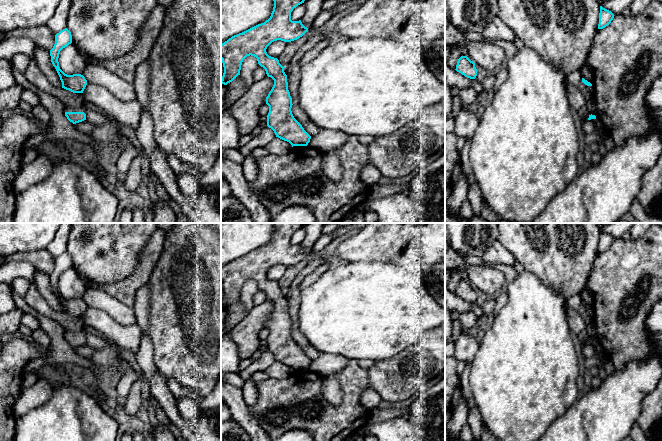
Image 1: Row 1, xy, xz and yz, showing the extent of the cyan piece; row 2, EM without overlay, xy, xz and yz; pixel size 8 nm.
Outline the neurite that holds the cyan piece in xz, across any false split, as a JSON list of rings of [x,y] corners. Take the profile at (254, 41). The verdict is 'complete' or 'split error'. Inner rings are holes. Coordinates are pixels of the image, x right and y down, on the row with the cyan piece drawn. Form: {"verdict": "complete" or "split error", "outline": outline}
{"verdict": "complete", "outline": [[[273,0],[274,7],[271,16],[264,23],[258,24],[242,33],[232,36],[221,44],[221,60],[224,67],[224,73],[221,79],[221,85],[227,85],[240,75],[241,65],[247,56],[257,58],[258,64],[263,67],[268,77],[274,80],[274,85],[266,97],[266,104],[269,106],[267,115],[267,126],[271,128],[276,137],[289,142],[293,146],[307,146],[311,136],[304,130],[302,125],[294,118],[292,108],[292,98],[288,90],[287,75],[284,68],[277,58],[267,54],[267,47],[274,41],[281,40],[291,42],[302,37],[308,28],[301,20],[292,21],[291,12],[305,0]]]}

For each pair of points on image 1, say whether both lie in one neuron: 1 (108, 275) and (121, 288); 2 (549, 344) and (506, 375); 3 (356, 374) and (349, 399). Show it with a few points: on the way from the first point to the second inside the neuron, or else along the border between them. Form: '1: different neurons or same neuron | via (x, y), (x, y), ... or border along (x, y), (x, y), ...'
1: different neurons | border along (134, 269), (122, 279), (91, 287)
2: same neuron | via (538, 355), (517, 375)
3: same neuron | via (353, 380), (351, 393)

